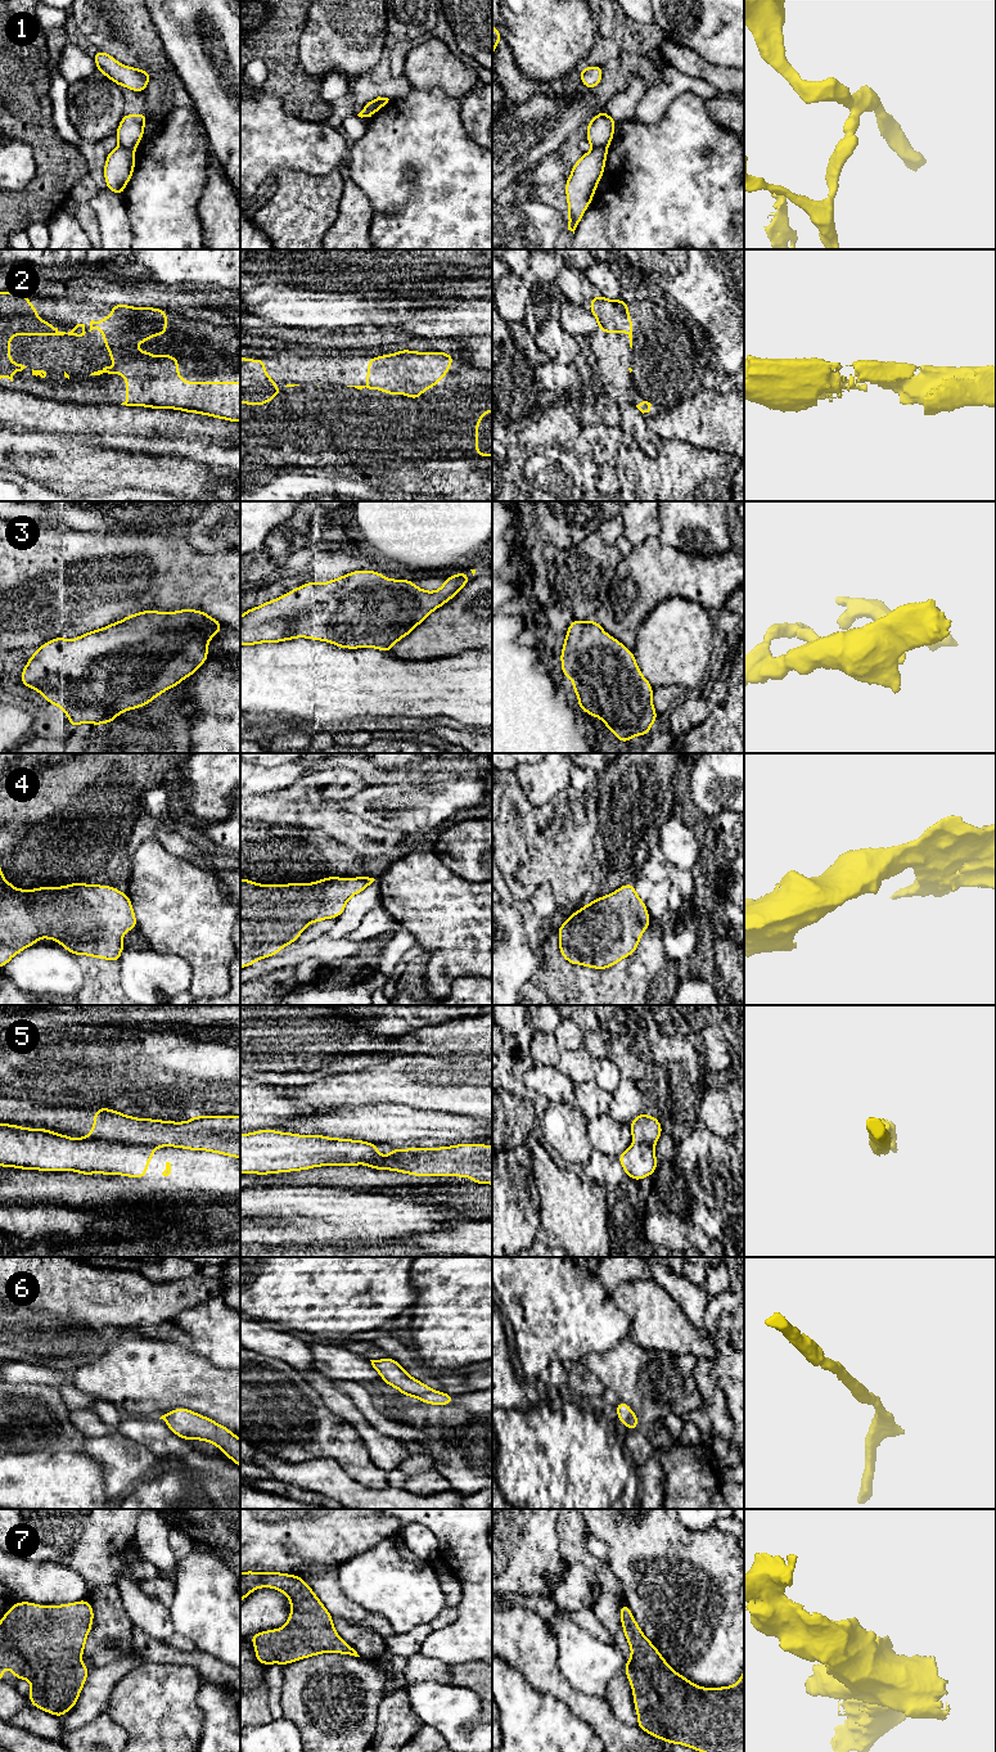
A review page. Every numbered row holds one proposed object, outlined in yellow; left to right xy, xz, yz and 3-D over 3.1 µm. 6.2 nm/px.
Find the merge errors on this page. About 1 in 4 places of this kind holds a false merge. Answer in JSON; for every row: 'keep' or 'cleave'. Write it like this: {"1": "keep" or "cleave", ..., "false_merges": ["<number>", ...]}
{"1": "cleave", "2": "keep", "3": "keep", "4": "keep", "5": "cleave", "6": "keep", "7": "keep", "false_merges": ["1", "5"]}

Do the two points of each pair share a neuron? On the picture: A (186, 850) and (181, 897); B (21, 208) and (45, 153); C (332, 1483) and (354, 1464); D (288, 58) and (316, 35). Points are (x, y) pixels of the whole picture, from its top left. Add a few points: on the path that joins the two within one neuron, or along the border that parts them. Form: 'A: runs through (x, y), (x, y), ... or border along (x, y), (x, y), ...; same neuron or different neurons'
A: border along (160, 842), (172, 854), (185, 859); different neurons
B: runs through (35, 194), (45, 181), (45, 167); same neuron
C: border along (319, 1458), (333, 1459), (352, 1478), (372, 1489); different neurons
D: border along (306, 19), (298, 40), (298, 61), (312, 76); different neurons

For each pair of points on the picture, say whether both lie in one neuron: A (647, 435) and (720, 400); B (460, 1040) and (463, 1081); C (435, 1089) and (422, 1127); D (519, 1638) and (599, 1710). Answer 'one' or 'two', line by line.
A: two
B: two
C: two
D: one

